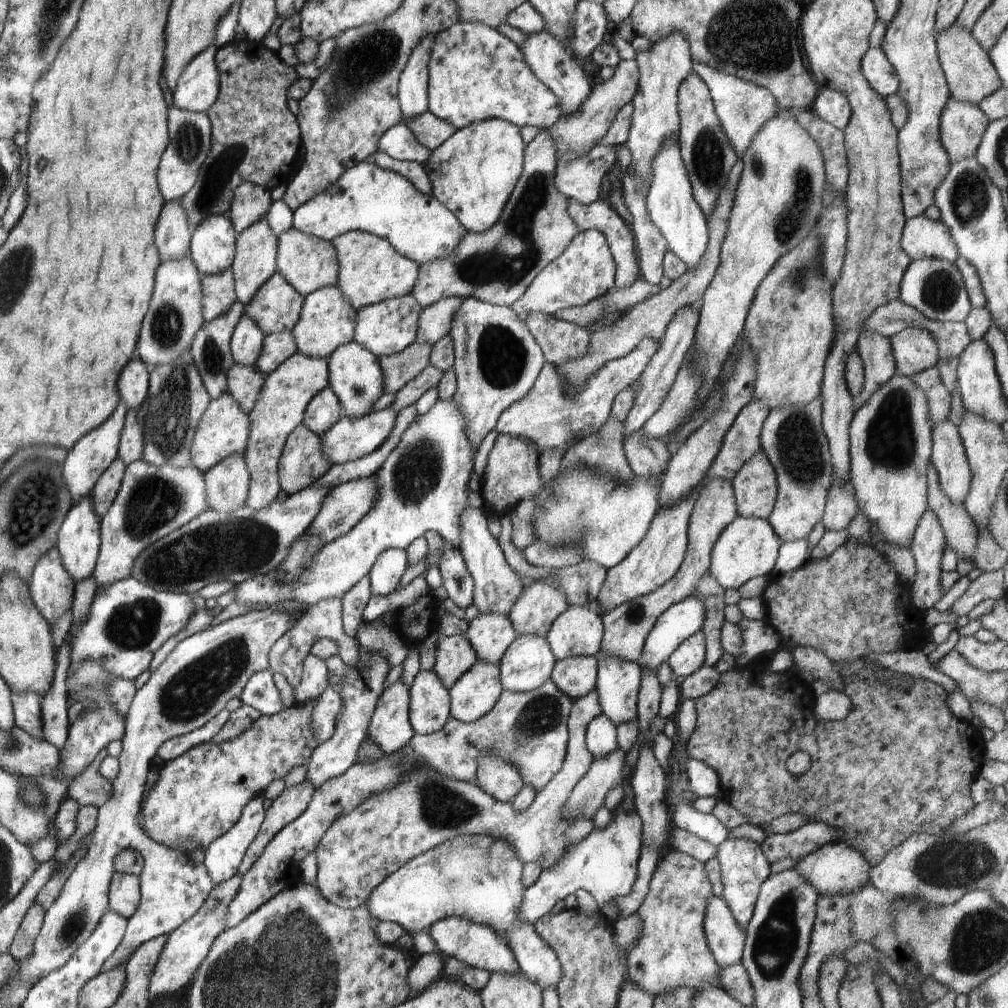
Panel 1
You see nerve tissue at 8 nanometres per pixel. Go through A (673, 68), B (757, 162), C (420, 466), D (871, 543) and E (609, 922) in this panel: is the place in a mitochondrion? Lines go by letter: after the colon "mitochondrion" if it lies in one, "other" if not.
A: other
B: mitochondrion
C: mitochondrion
D: other
E: other

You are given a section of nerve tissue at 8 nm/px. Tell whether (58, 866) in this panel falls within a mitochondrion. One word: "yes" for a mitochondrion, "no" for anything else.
no

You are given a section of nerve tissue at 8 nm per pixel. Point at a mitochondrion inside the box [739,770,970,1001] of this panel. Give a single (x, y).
(776, 941)

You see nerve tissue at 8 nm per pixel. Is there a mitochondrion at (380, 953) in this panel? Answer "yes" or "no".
no

